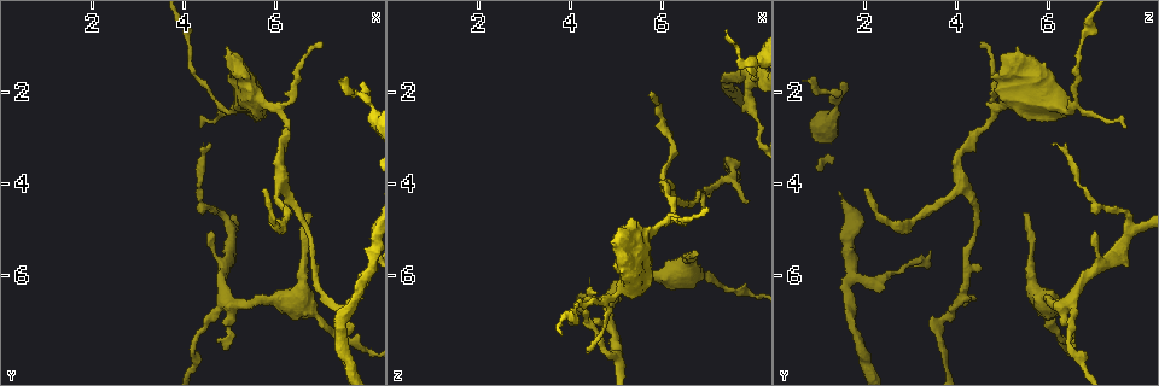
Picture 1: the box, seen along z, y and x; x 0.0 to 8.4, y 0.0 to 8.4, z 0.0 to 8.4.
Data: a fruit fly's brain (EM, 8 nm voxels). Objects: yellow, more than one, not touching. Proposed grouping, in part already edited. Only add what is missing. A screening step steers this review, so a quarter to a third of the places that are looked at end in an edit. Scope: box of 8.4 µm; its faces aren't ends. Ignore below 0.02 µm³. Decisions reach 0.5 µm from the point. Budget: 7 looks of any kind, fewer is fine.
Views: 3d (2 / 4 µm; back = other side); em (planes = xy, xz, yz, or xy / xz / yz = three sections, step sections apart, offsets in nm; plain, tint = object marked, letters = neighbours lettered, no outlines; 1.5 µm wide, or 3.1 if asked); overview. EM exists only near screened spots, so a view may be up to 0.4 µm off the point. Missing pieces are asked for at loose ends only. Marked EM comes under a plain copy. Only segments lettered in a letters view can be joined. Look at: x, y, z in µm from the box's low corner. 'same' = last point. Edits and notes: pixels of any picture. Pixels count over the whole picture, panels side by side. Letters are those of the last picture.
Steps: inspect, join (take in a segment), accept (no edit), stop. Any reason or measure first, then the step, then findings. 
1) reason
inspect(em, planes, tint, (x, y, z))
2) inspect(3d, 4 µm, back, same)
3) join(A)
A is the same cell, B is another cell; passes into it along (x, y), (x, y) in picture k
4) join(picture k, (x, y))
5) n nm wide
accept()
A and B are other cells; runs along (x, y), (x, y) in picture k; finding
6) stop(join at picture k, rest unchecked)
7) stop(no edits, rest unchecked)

tapers out
inspect(em, yz, step 4, letters, (4.45, 3.15, 6.15))

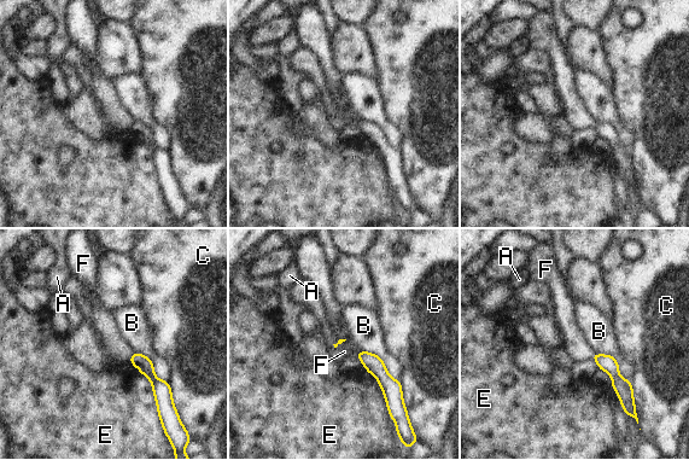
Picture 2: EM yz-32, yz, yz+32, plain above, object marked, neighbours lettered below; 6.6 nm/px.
E touches over 420 nm
join(F)
F is the same cell, A, B, C and E are other cells; passes into it along (607, 362), (593, 355), (574, 342) in picture 2; the neuron continues

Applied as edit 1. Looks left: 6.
see it whole again
inspect(overview)

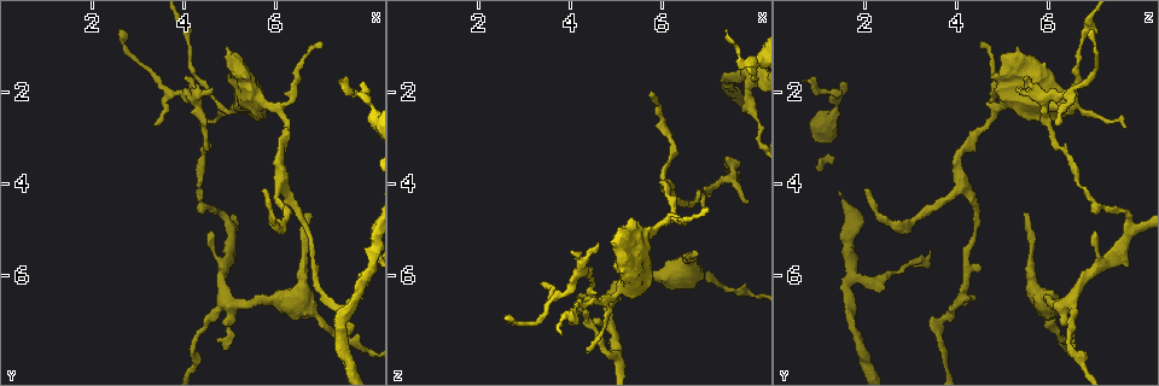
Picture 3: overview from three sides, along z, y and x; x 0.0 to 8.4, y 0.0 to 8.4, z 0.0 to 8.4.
stops while still wide
inspect(3d, 2 µm, (4.90, 1.00, 5.30))

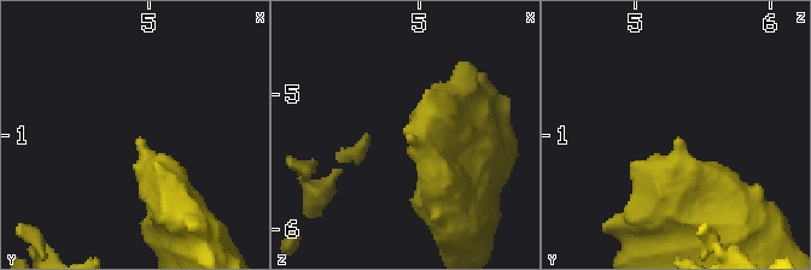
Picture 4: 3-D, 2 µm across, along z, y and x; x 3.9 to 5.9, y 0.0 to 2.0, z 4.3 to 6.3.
inspect(em, planes, tint, (4.92, 1.04, 5.32))

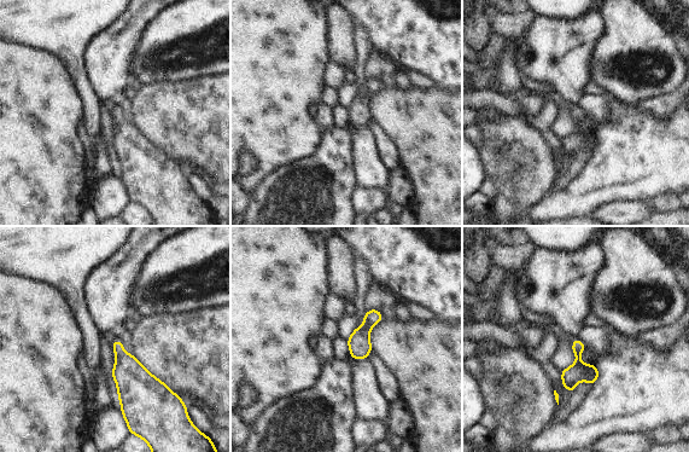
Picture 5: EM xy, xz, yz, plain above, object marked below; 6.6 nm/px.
see the neighbours
inspect(em, planes, letters, same)

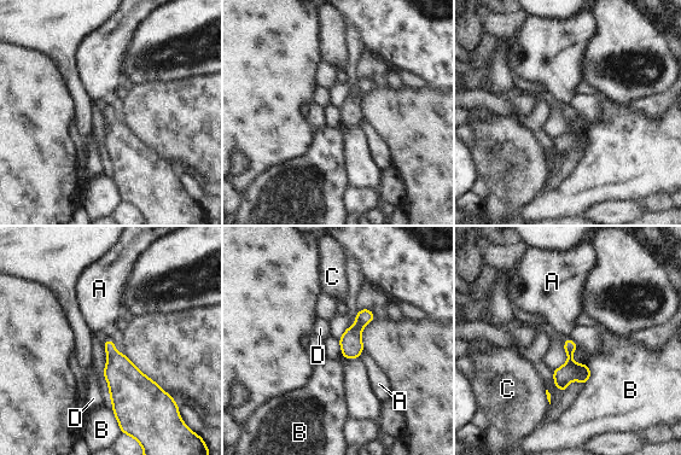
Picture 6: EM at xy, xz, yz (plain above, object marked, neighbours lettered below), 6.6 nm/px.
accept()
A, B, C and D are other cells; no lettered segment goes on from it

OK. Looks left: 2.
tapers out
inspect(3d, 2 µm, back, (4.55, 5.10, 7.00))

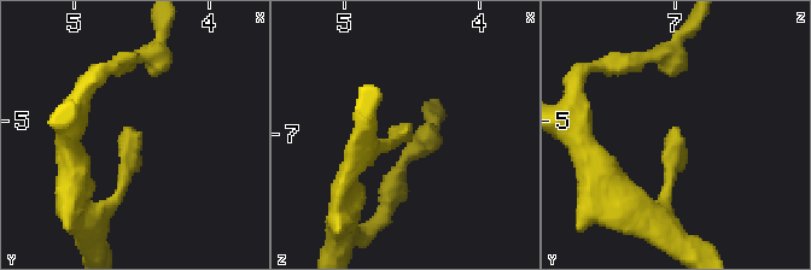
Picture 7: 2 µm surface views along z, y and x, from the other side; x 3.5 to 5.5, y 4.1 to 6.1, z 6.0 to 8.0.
shape alone is not enough
inspect(em, yz, step 8, letters, (4.54, 5.08, 7.04))

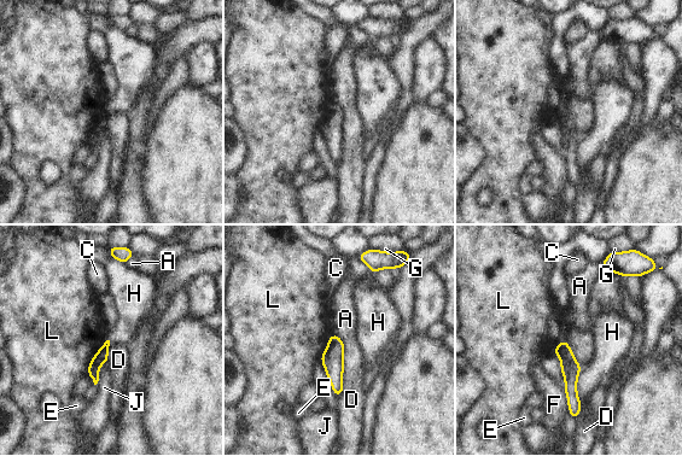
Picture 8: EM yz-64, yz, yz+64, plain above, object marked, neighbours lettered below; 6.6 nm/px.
accept()
A, C, D, E, F, G, H, J and L are other cells; none of them fits

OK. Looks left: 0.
stop(join at picture 2, rest unchecked)

